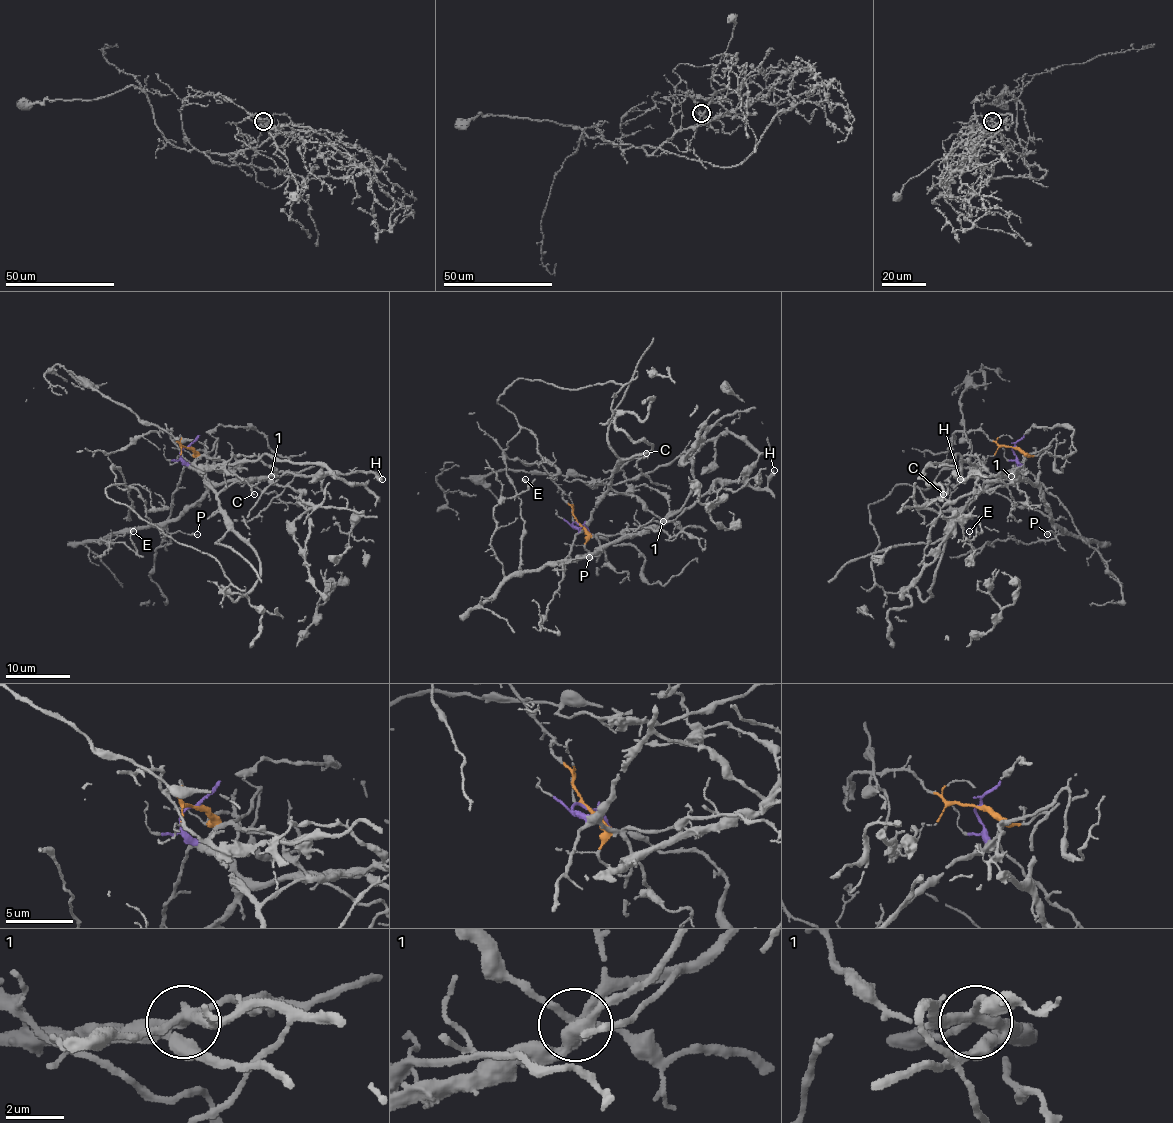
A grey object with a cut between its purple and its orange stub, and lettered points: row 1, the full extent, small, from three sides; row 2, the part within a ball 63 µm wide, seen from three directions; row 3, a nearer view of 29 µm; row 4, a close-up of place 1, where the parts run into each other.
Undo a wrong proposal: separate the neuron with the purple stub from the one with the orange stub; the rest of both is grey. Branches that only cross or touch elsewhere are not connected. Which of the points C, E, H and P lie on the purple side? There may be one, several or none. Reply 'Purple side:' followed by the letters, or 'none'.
Purple side: none

